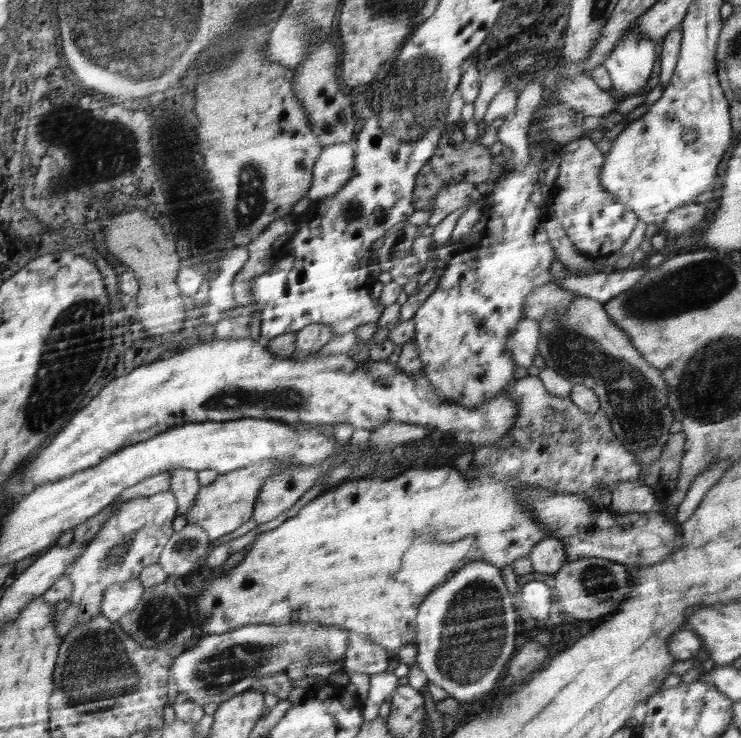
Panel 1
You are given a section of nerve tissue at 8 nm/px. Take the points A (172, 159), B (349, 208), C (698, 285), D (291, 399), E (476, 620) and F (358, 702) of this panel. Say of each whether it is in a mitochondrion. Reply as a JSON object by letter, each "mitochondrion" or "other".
{"A":"other","B":"mitochondrion","C":"mitochondrion","D":"mitochondrion","E":"mitochondrion","F":"other"}

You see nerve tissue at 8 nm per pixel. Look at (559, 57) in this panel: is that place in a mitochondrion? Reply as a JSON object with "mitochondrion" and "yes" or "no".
{"mitochondrion":"no"}

